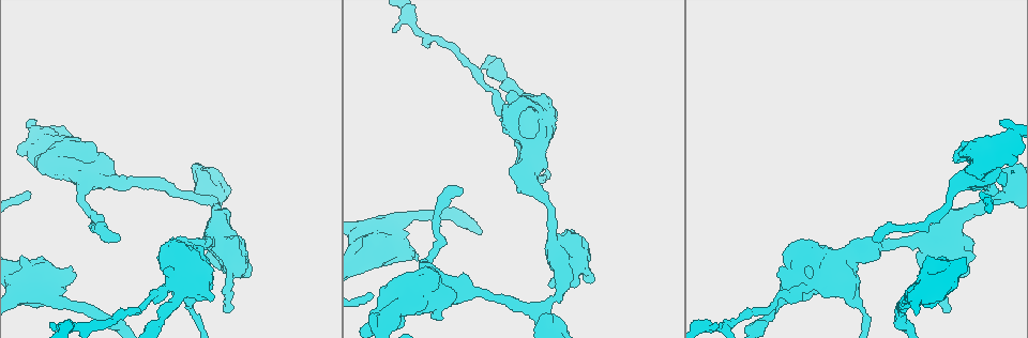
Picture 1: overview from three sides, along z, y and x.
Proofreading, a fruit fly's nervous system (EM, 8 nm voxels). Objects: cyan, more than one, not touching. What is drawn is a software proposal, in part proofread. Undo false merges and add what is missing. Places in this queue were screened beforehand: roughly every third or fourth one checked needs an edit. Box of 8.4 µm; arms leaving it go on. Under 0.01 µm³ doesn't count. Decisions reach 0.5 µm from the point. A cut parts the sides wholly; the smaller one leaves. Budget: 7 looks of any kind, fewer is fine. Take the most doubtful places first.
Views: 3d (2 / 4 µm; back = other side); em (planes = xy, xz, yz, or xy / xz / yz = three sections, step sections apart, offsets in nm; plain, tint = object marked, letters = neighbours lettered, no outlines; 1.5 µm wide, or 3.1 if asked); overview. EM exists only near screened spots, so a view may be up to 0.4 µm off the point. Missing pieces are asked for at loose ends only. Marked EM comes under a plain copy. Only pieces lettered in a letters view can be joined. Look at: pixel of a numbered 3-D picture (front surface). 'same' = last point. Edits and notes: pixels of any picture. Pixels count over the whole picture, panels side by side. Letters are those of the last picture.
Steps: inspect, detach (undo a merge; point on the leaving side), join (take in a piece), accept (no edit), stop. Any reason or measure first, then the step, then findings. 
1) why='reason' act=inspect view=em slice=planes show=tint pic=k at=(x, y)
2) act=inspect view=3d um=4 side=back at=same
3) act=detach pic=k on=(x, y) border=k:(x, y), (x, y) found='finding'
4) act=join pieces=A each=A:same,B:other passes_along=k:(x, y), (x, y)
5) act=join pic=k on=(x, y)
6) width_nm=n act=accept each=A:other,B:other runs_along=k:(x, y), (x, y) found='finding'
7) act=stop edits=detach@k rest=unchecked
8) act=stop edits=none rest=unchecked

why='an open end' act=inspect view=3d um=4 side=back pic=1 at=(417, 259)

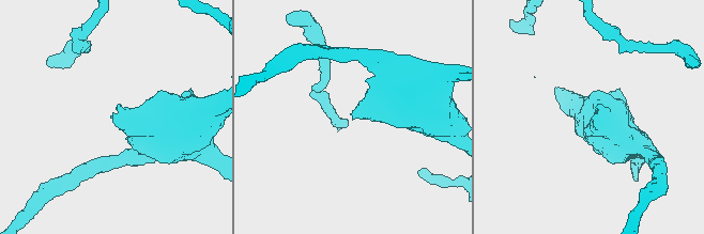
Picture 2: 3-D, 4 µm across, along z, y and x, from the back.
act=inspect view=em slice=xz step=8 show=tint pic=2 at=(355, 118)

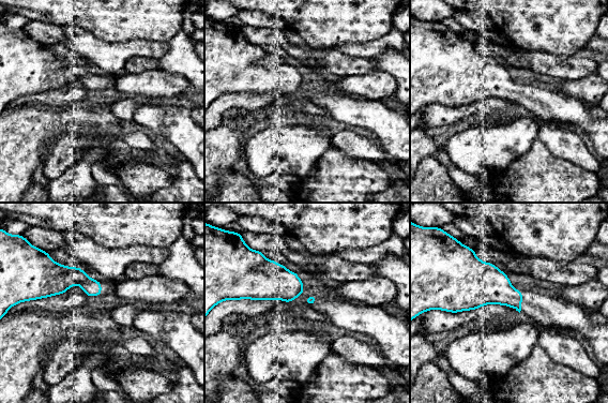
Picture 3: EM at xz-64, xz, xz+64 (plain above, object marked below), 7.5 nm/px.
act=inspect view=em slice=planes show=letters at=same

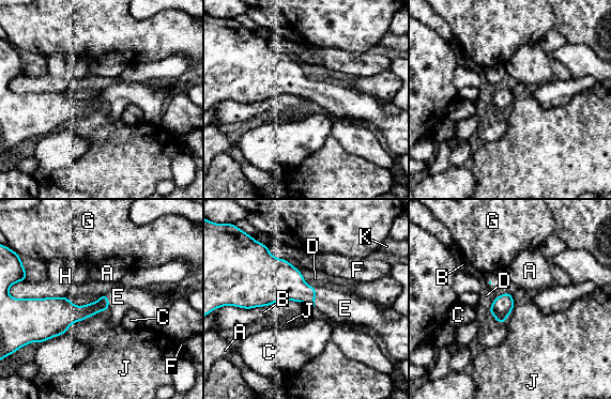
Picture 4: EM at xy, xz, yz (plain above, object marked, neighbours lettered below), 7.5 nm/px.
act=join pieces=E each=A:other,B:other,C:other,D:other,E:same,F:other,G:other,H:other,J:other,K:other passes_along=4:(285, 282), (315, 296), (345, 308) found='it goes on there'

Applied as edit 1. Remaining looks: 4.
why='an open end' act=inspect view=3d um=4 pic=1 at=(227, 312)

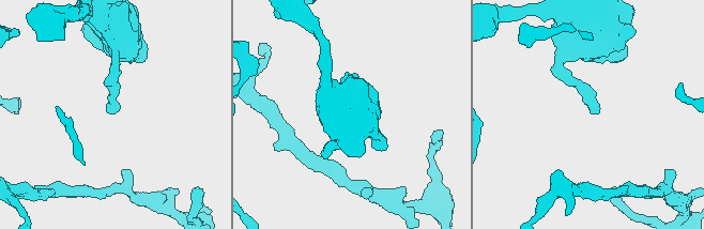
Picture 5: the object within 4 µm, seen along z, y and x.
act=inspect view=em slice=yz step=4 show=letters pic=5 at=(597, 112)

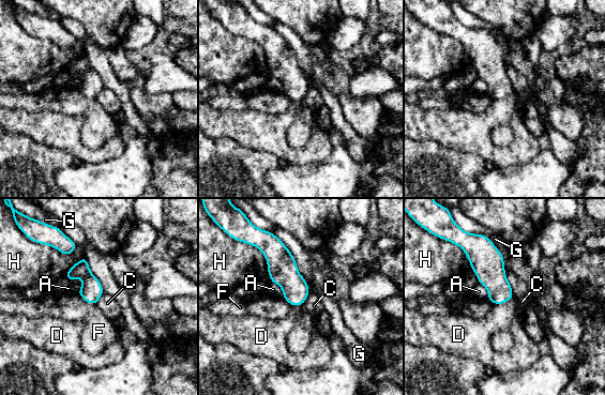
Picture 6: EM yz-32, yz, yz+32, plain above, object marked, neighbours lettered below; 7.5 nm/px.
width_nm=170 act=accept each=A:other,C:other,D:other,F:other,G:other,H:other border=6:(103, 292), (95, 304) found='none of them fits'

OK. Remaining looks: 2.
why='thick turns thin' act=inspect view=em slice=planes show=tint pic=1 at=(189, 194)

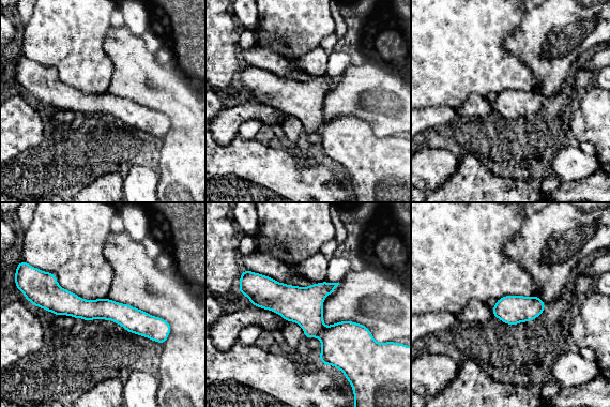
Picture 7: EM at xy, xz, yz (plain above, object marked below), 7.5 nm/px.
why='see the neighbours' act=inspect view=em slice=planes show=letters at=same

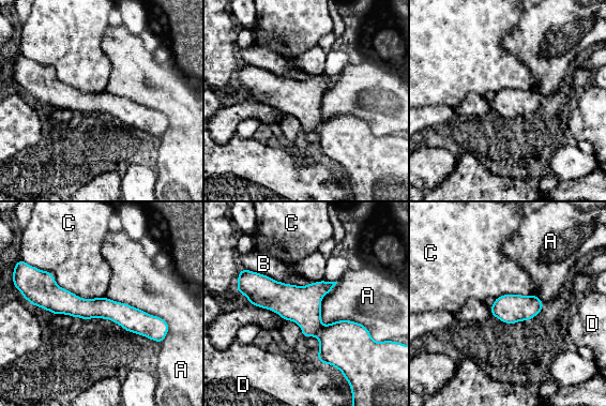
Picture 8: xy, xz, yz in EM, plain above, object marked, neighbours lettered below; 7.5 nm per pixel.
width_nm=220 act=accept each=A:other,B:other,C:other,D:other runs_along=8:(246, 289), (326, 334), (366, 334) found='continuous, no second cell'

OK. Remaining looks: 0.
act=stop edits=join@4 rest=unchecked

